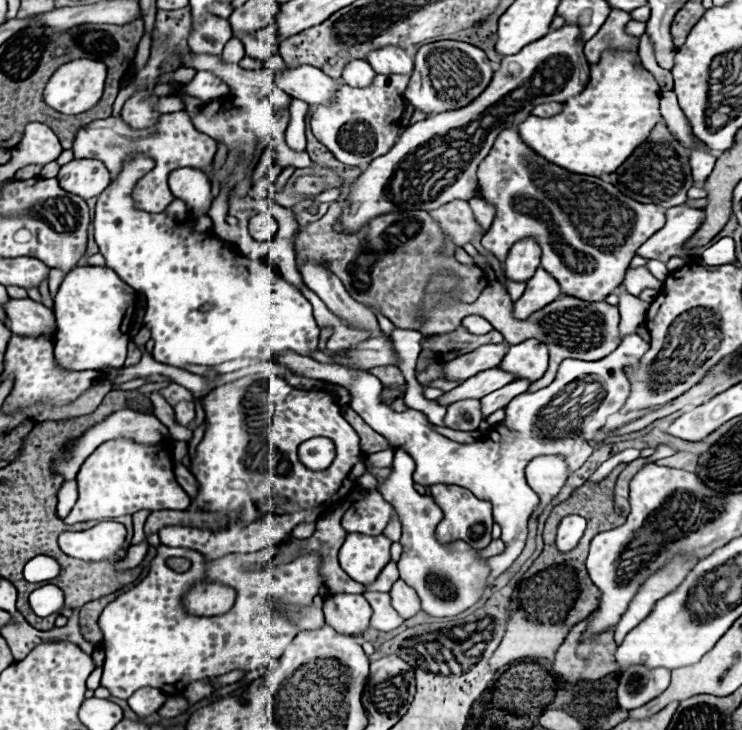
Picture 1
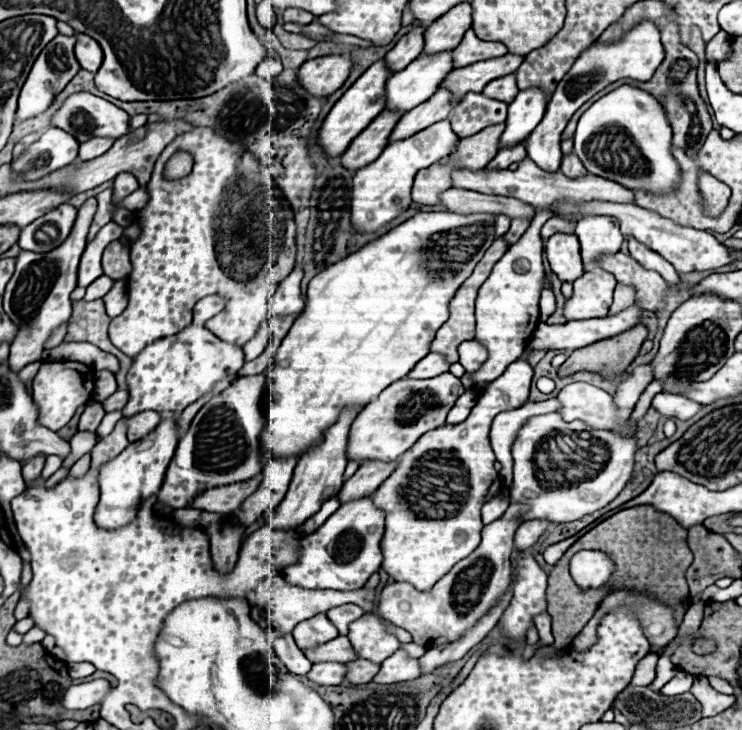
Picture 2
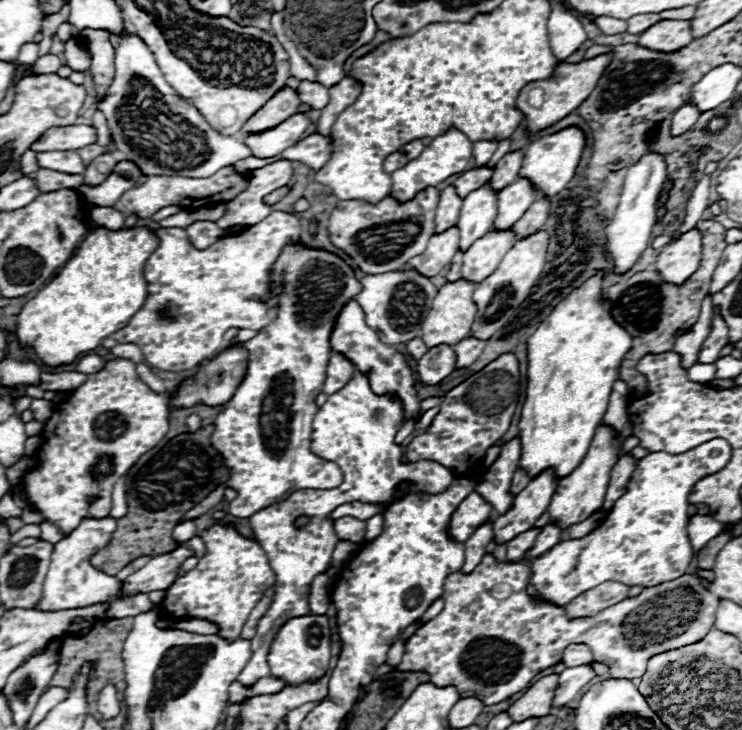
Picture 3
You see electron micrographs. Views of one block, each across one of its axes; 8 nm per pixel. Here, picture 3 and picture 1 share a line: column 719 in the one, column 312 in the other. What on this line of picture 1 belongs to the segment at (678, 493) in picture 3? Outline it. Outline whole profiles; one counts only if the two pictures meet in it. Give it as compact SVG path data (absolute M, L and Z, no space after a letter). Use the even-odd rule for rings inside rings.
M328 438L306 440L300 446L300 462L310 470L326 470L334 460L334 444Z

